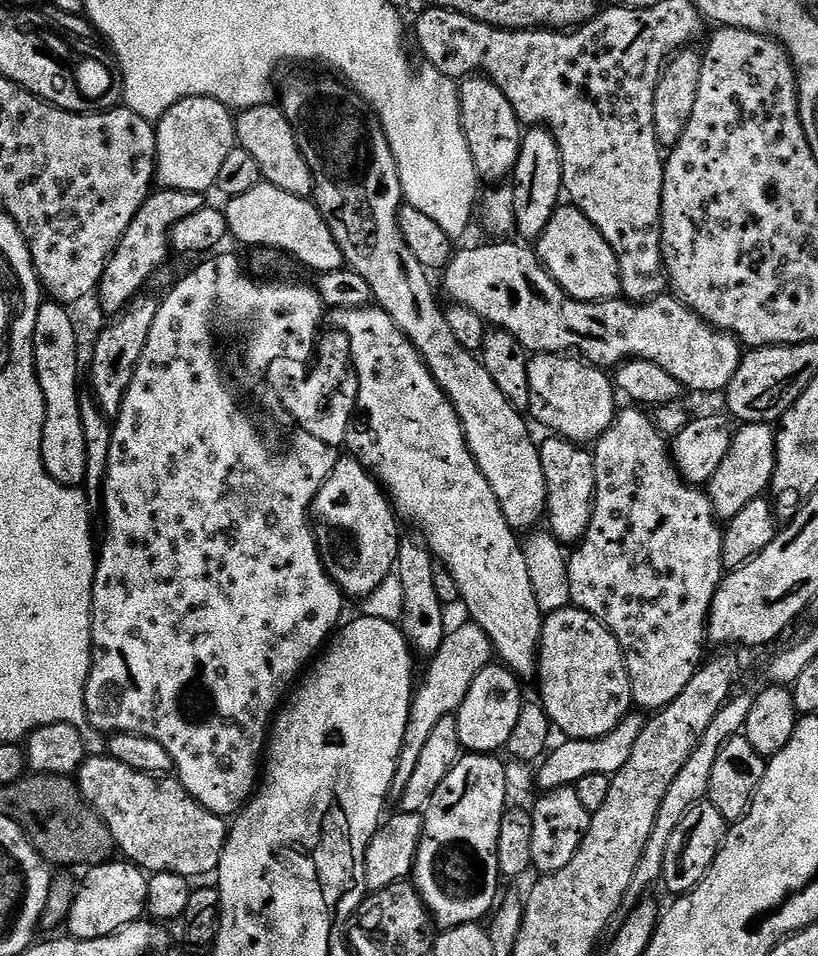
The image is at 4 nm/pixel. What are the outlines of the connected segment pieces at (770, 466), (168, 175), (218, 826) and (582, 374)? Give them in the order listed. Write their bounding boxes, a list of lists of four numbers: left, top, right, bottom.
[[710,422,774,522],[155,96,237,194],[78,754,230,878],[526,354,618,446]]

